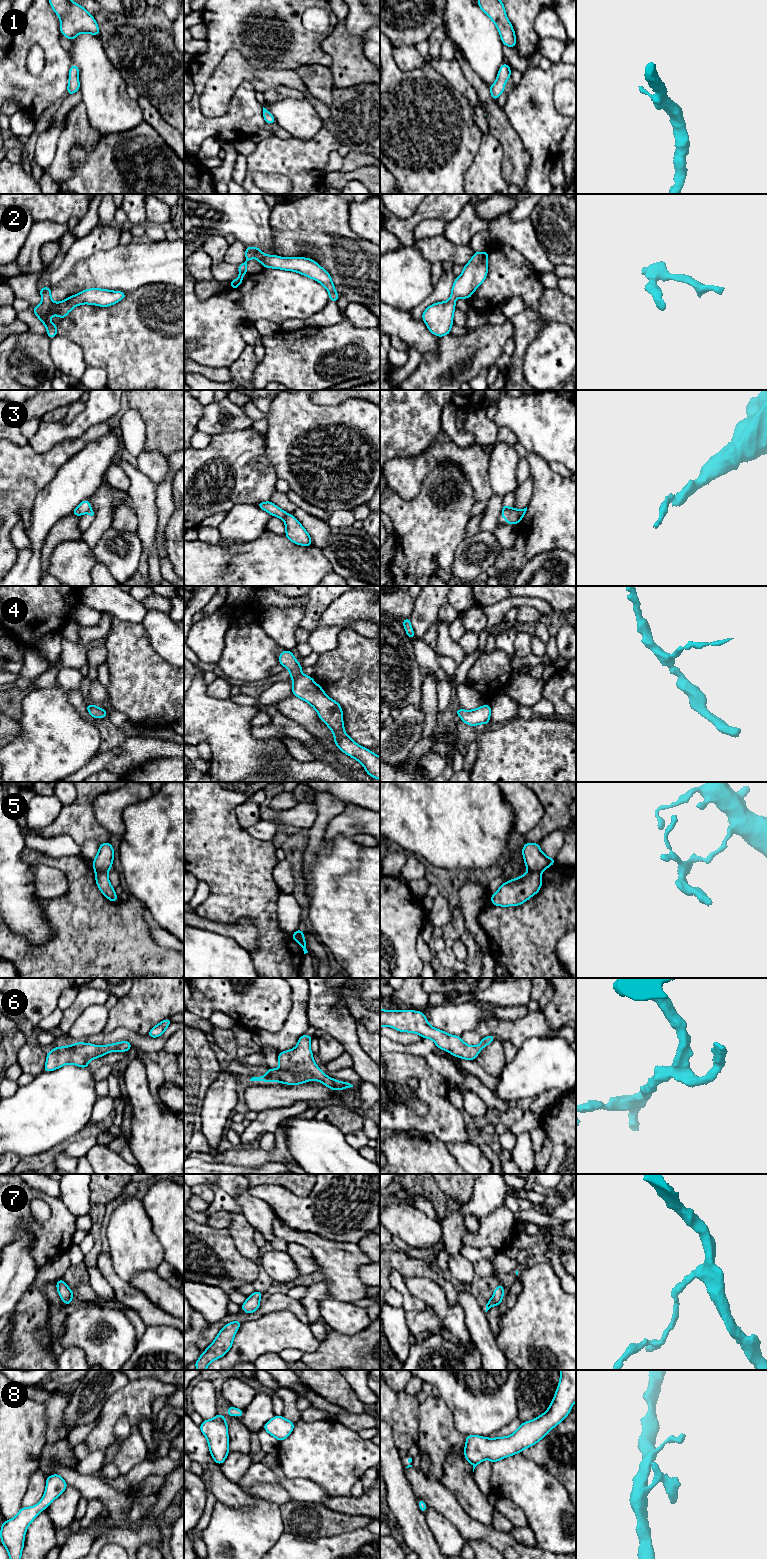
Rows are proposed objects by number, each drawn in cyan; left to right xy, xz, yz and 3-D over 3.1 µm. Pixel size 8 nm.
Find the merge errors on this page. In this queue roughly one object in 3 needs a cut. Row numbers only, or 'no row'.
3, 5

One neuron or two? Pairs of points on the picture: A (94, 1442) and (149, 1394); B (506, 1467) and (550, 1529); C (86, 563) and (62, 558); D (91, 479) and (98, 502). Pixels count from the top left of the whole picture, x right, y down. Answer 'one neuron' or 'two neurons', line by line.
A: one neuron
B: one neuron
C: one neuron
D: two neurons

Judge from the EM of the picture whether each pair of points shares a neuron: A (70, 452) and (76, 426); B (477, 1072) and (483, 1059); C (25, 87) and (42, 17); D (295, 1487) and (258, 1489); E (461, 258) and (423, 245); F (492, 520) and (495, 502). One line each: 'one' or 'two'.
A: two
B: two
C: one
D: two
E: one
F: one

